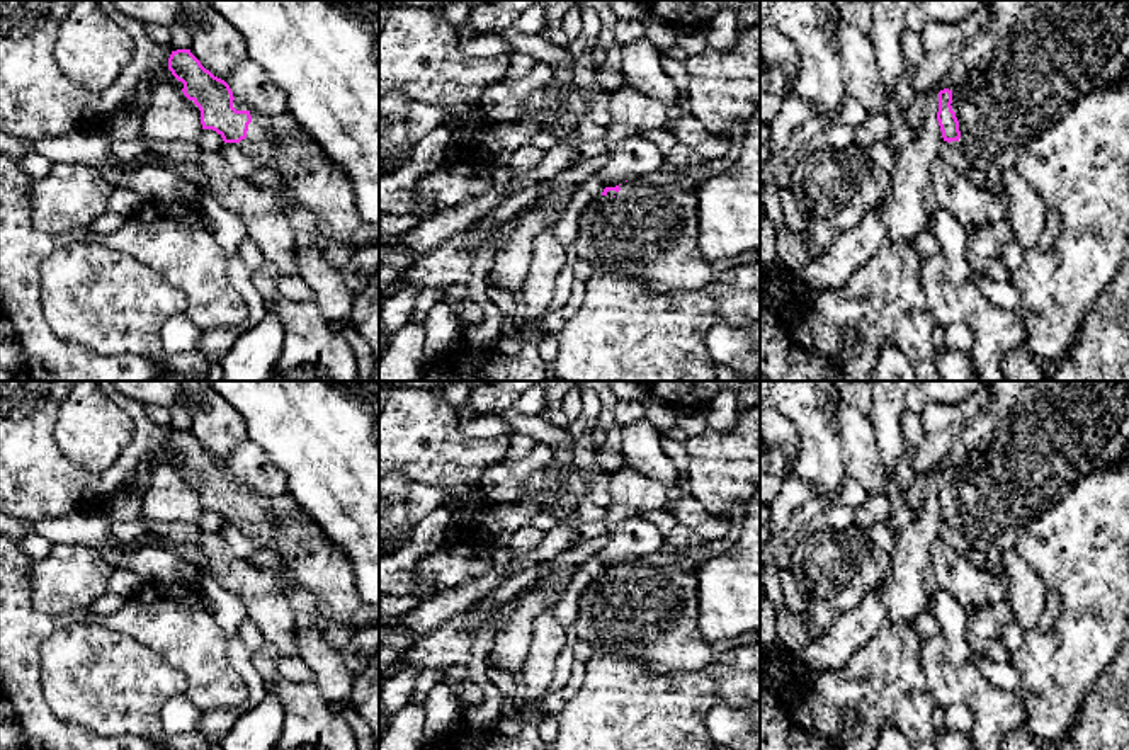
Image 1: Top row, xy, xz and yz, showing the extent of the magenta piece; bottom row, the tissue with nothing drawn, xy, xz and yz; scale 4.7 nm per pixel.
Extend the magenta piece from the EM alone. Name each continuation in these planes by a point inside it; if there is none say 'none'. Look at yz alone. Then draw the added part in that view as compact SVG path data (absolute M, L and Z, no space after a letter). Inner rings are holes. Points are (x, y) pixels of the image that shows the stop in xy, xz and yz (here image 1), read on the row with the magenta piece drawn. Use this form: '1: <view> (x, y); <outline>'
1: yz (1049, 60); M1032 0L984 68L952 88L961 138L950 141L969 167L1015 165L1024 145L1061 122L1097 85L1107 61L1129 36L1129 0Z

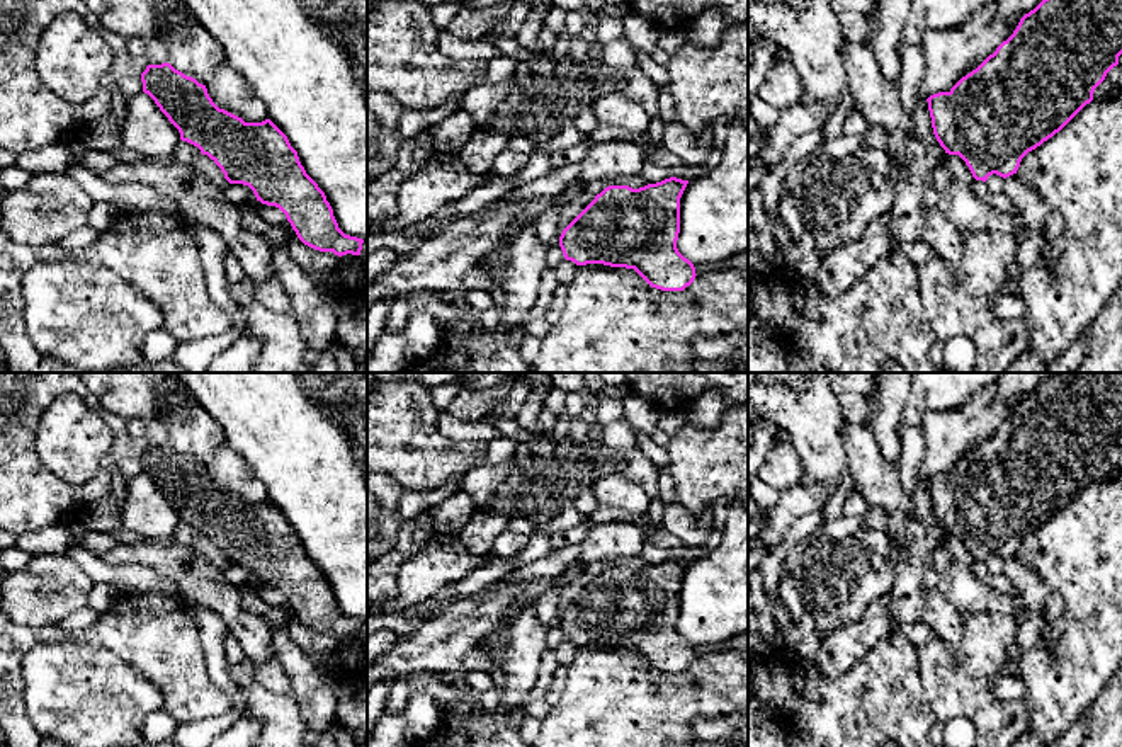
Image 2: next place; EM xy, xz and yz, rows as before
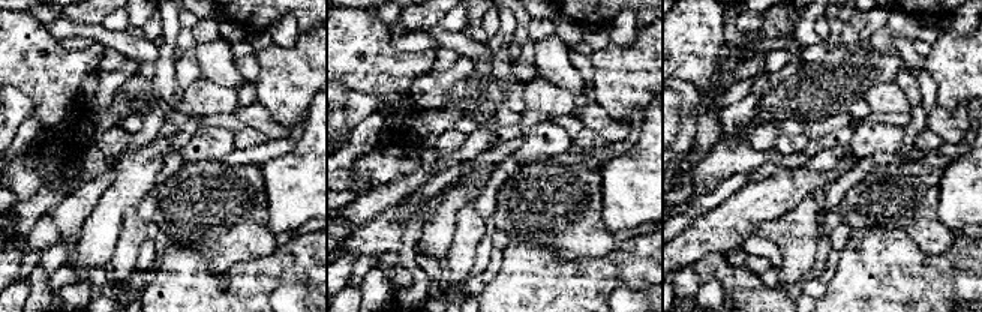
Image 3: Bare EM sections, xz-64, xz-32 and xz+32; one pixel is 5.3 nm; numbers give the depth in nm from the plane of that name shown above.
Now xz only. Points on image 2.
none

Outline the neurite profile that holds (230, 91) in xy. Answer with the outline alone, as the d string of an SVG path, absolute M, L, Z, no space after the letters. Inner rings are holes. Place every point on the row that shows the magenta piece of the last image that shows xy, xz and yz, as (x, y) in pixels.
M228 61L221 63L207 78L207 94L212 102L245 123L262 123L269 119L264 100L253 92L248 80Z

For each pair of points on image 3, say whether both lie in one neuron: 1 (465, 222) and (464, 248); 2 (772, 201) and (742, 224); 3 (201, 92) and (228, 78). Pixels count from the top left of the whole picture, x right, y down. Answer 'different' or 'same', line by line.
1: same
2: same
3: different

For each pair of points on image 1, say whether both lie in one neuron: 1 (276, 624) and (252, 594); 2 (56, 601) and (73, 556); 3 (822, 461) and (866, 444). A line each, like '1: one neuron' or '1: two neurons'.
1: one neuron
2: one neuron
3: two neurons

